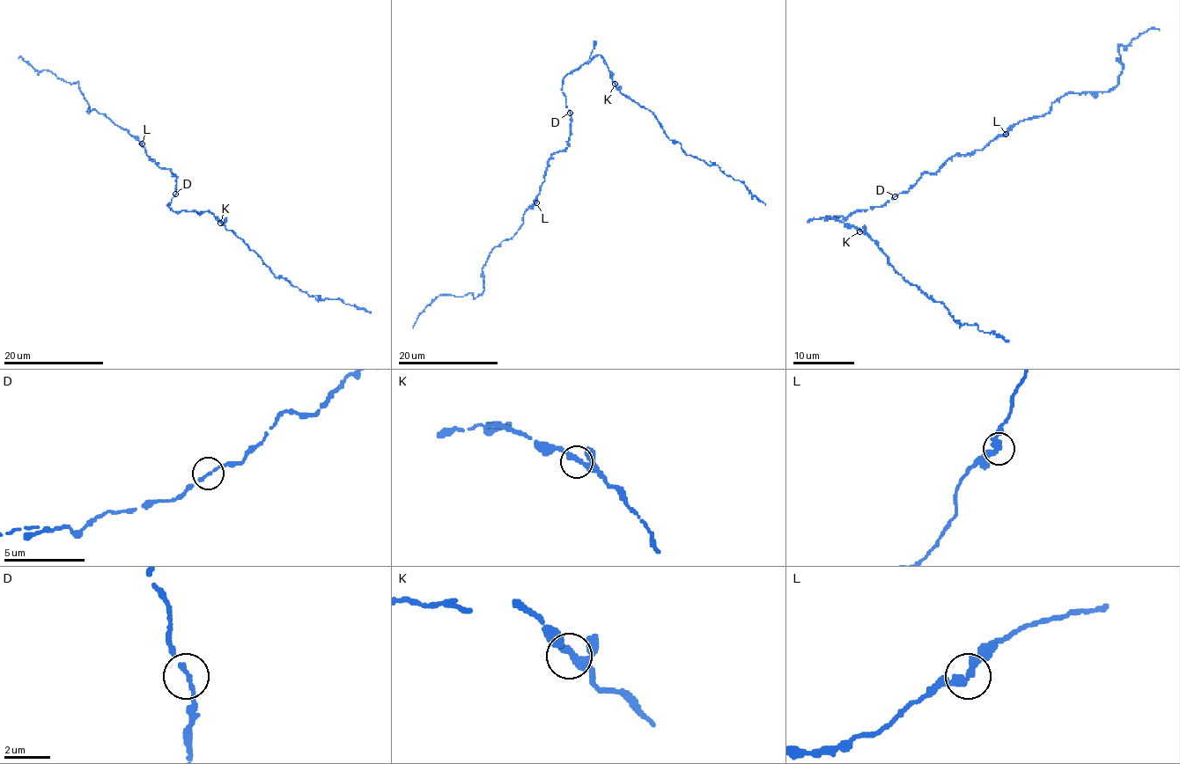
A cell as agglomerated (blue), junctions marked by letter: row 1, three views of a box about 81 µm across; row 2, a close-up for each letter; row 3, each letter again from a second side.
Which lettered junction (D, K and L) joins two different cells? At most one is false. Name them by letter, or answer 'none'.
none

